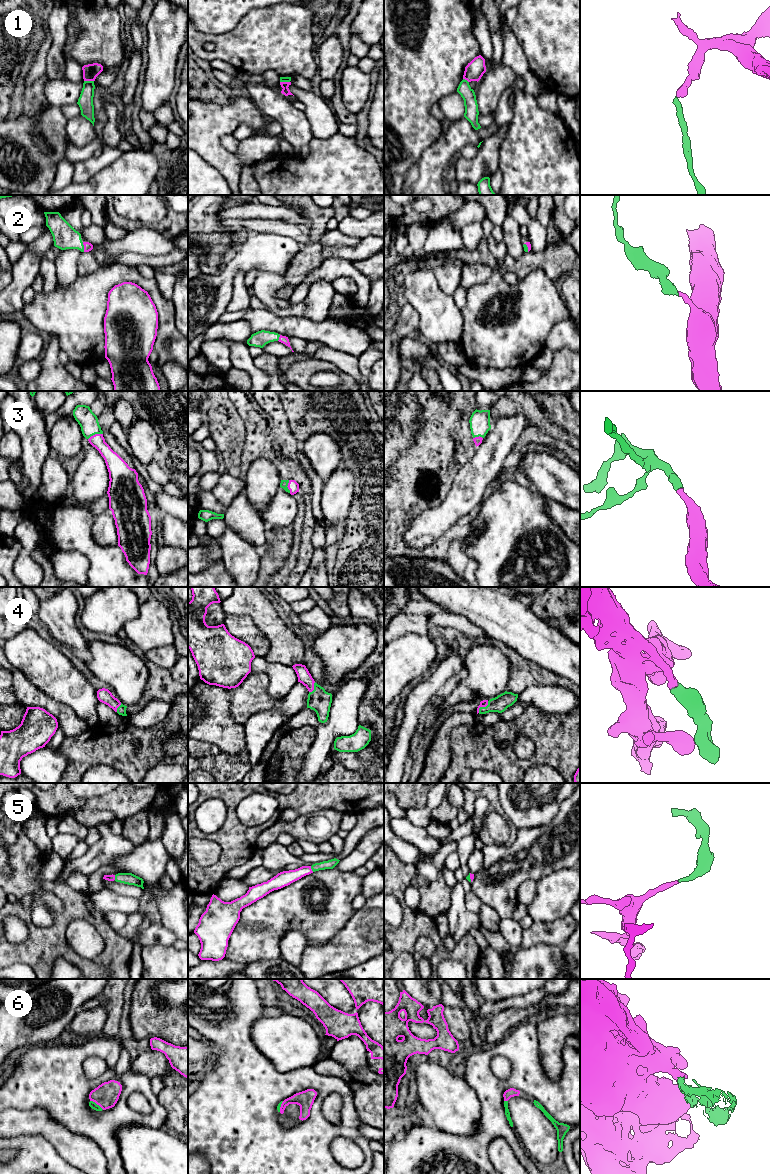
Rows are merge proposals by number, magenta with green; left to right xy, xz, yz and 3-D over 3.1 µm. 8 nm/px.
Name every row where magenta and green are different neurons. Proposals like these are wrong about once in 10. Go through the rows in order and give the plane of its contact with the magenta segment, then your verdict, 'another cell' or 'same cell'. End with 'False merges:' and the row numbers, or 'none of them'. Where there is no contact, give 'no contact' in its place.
1: meets magenta in xy; another cell
2: meets magenta in xy; same cell
3: meets magenta in xy; same cell
4: meets magenta in yz; same cell
5: meets magenta in xz; same cell
6: meets magenta in xy; same cell
False merges: 1

